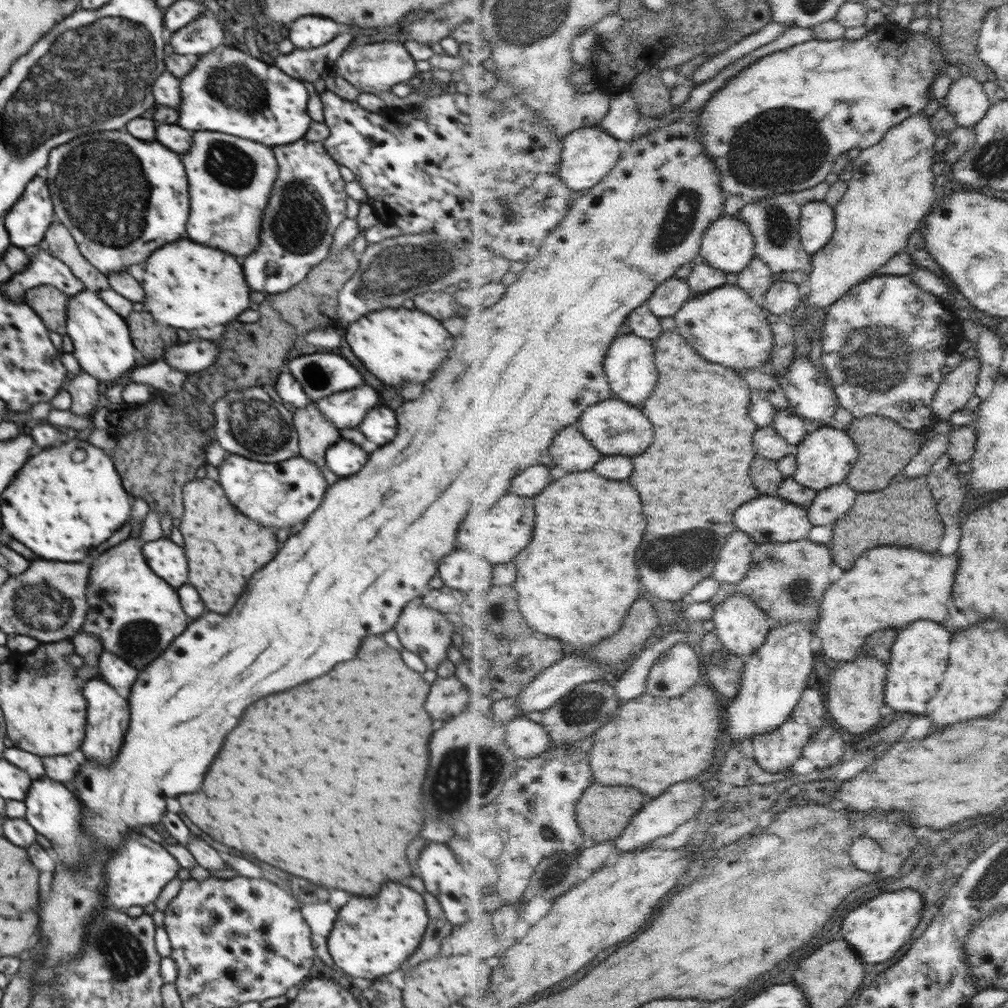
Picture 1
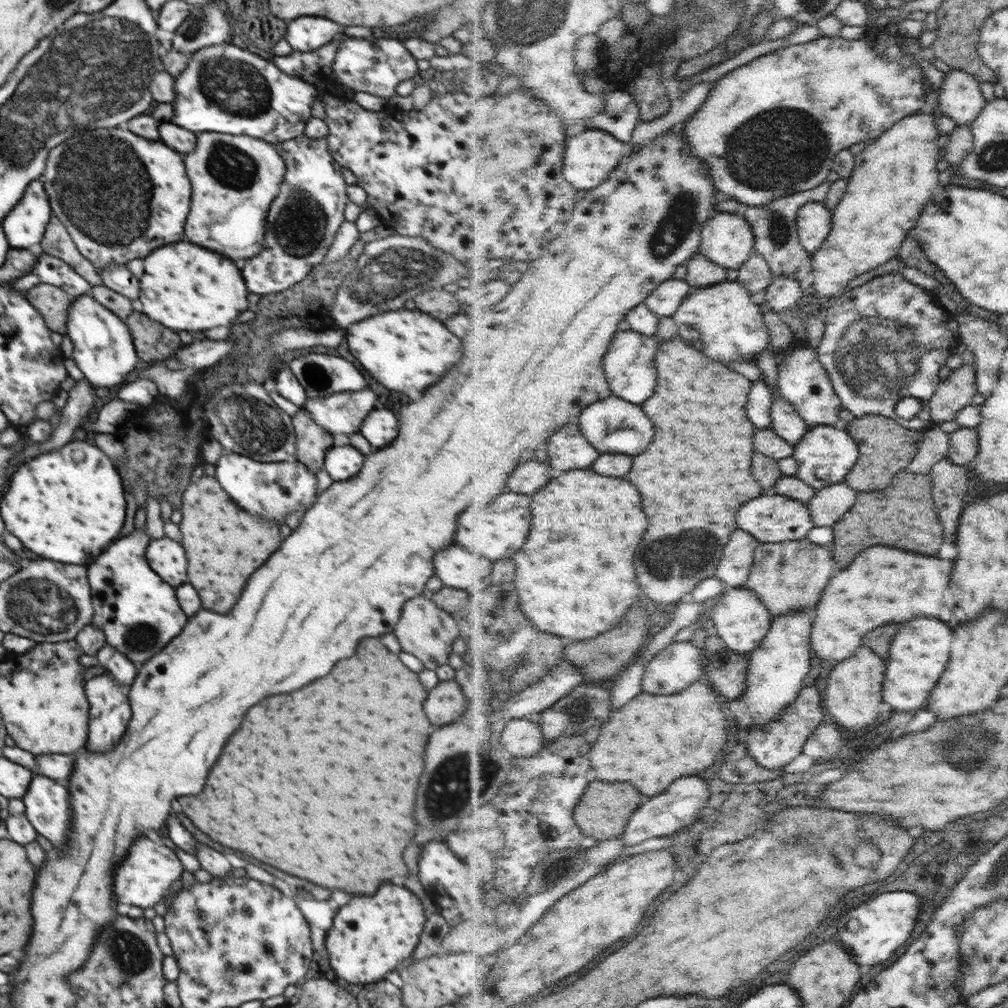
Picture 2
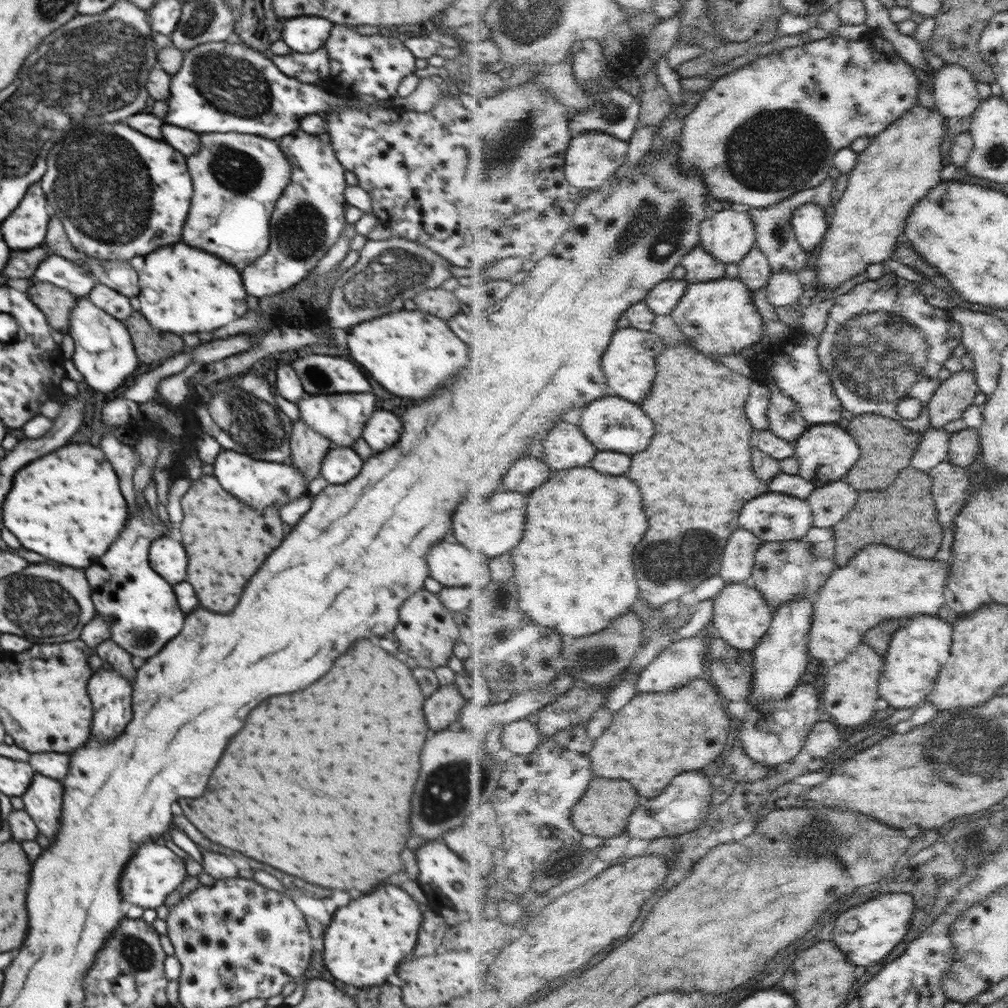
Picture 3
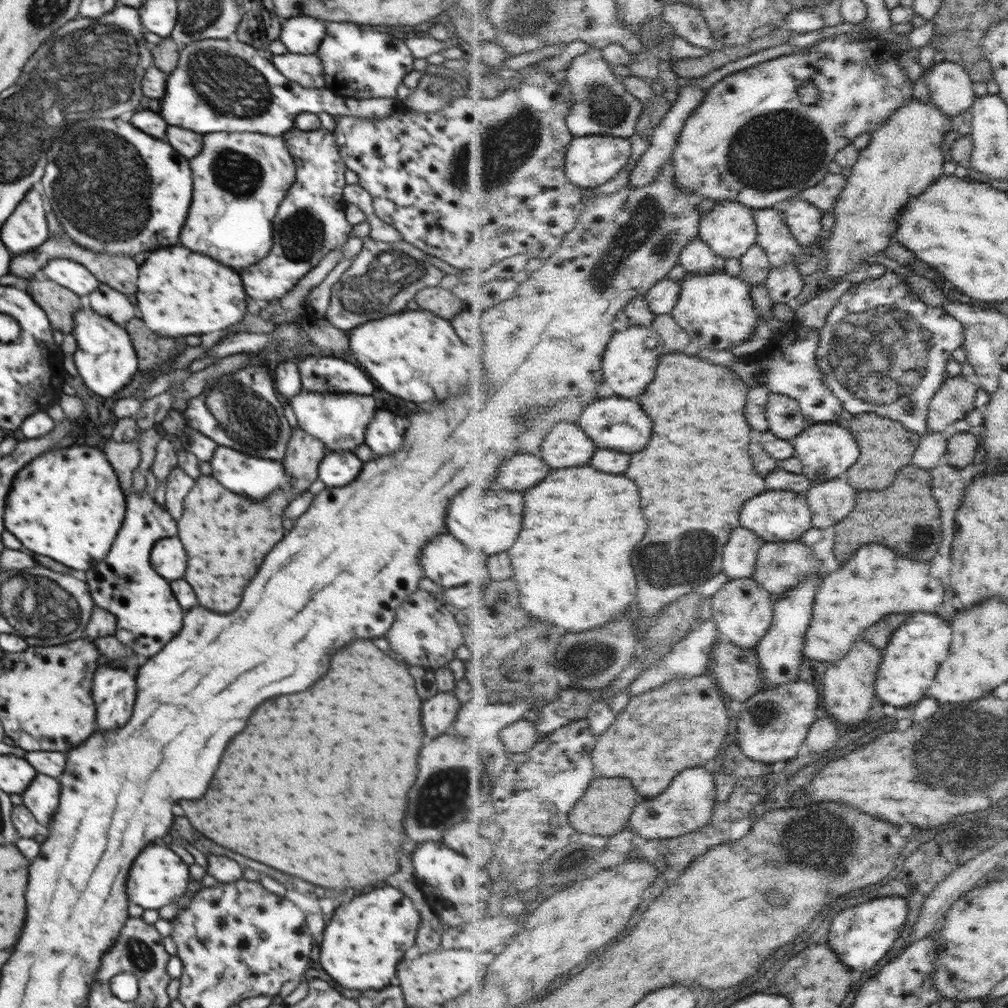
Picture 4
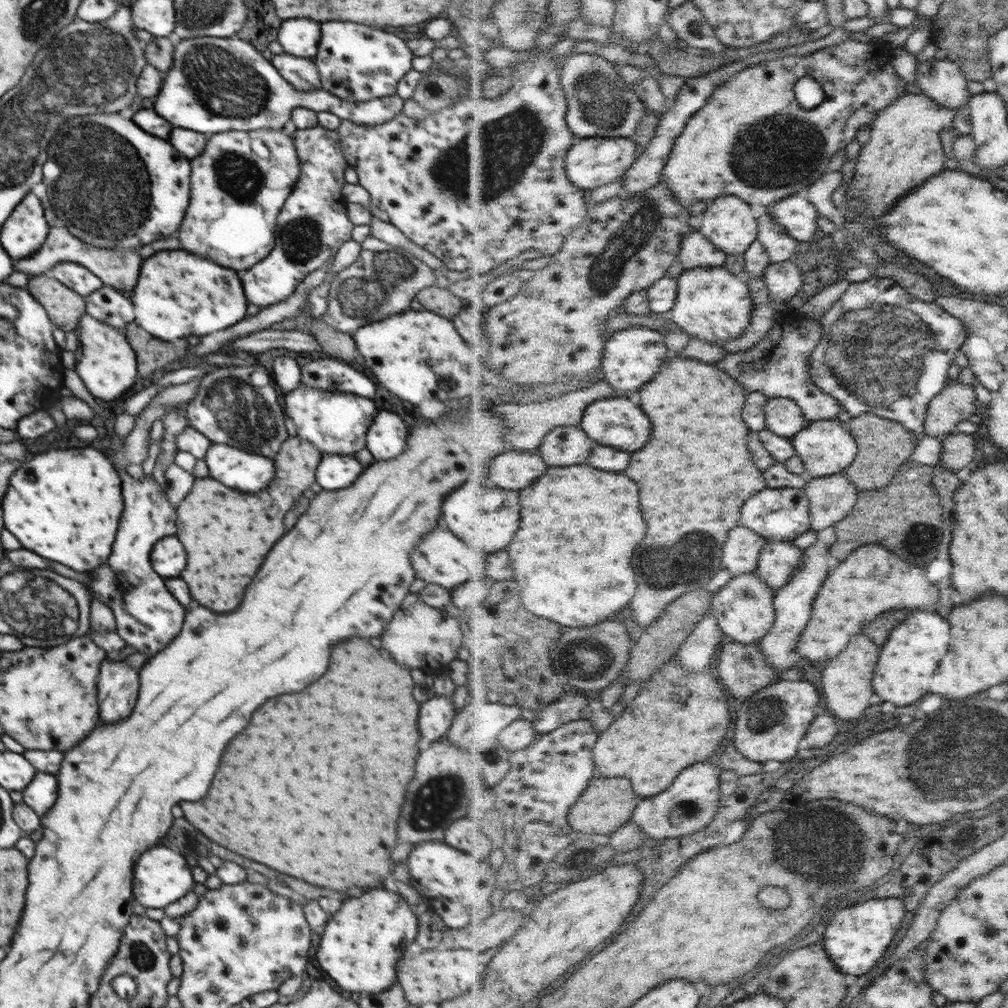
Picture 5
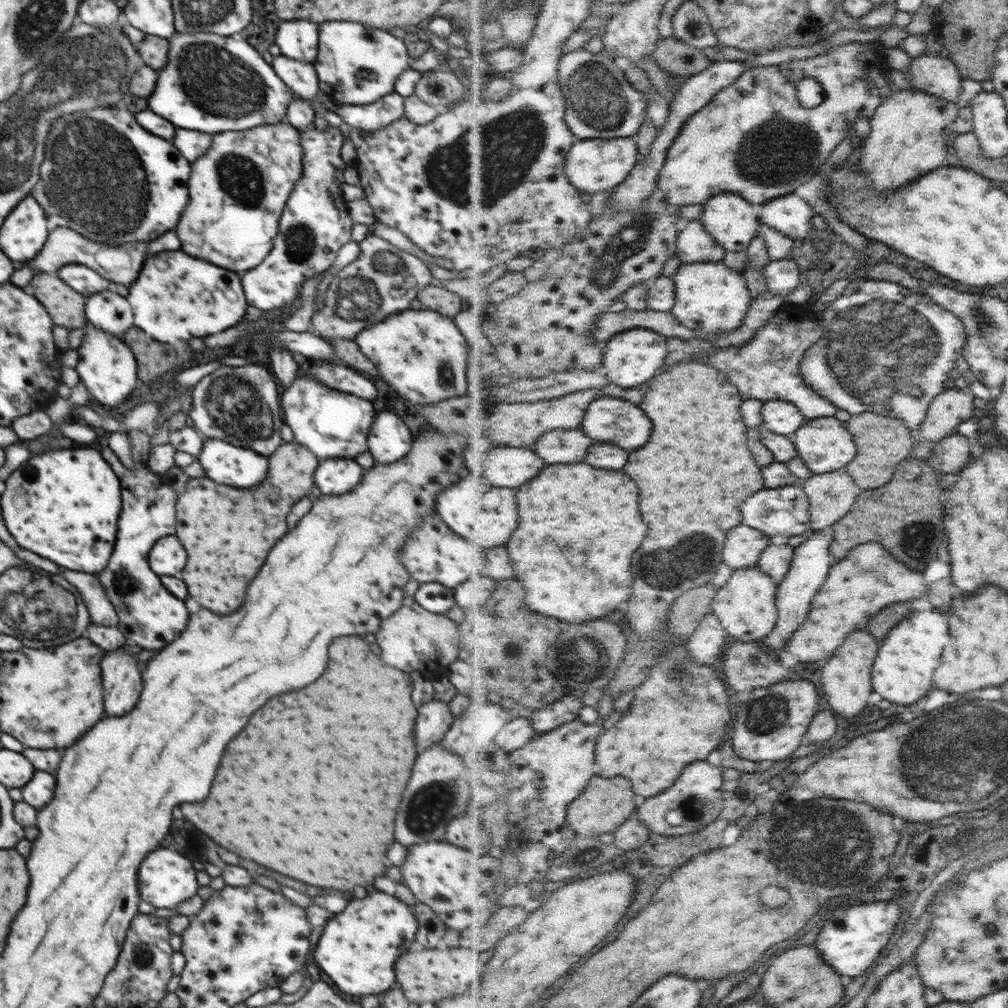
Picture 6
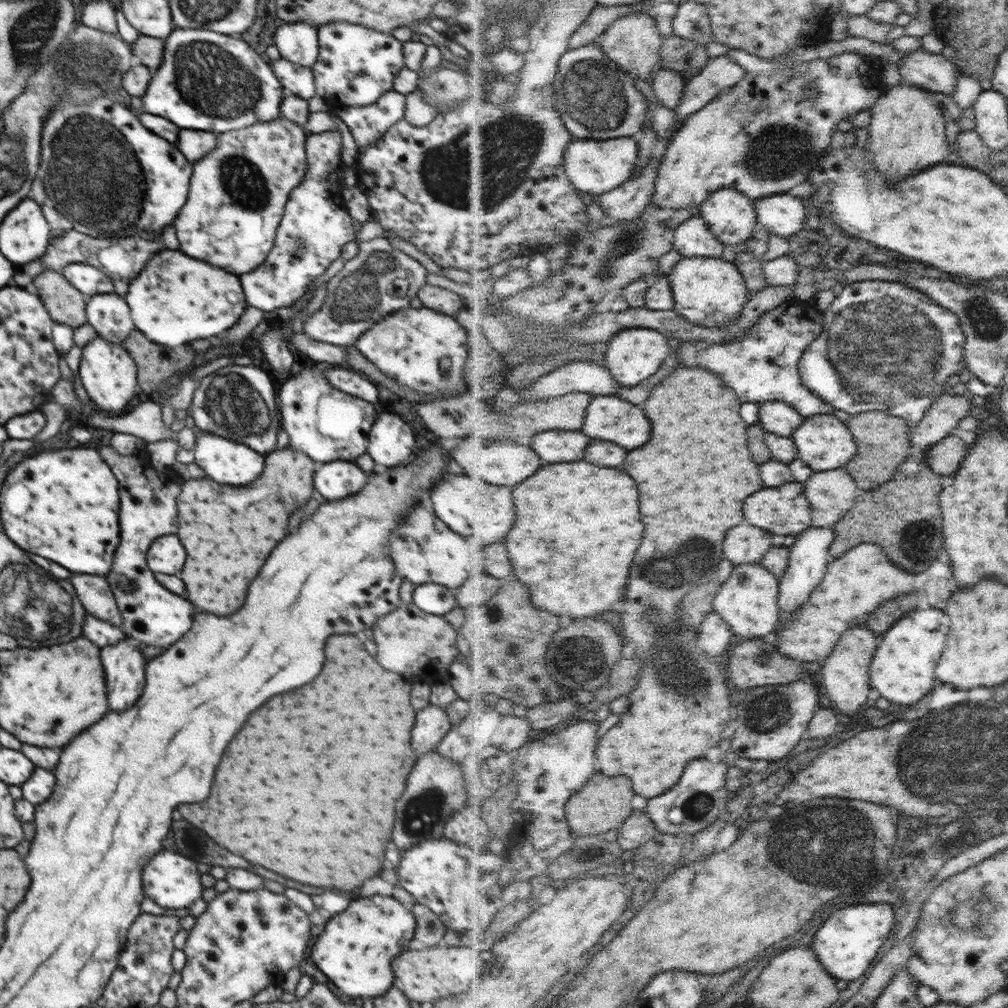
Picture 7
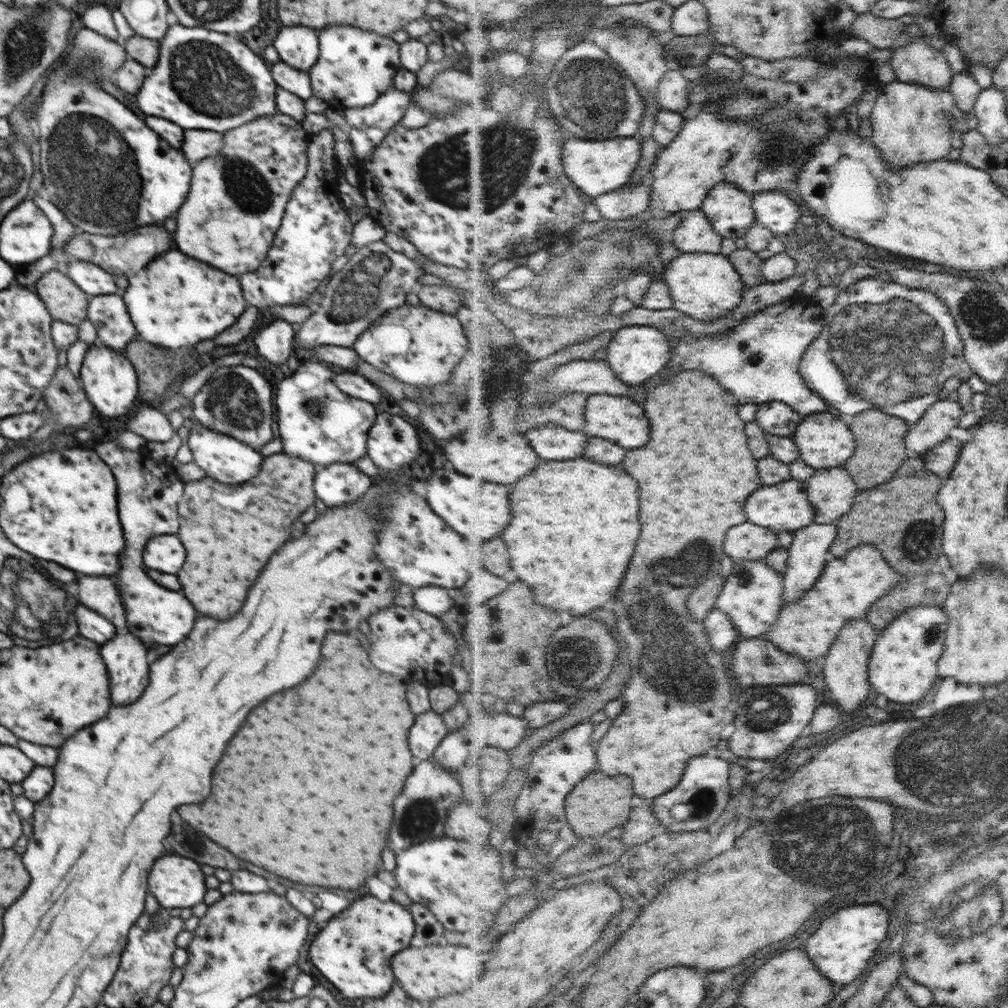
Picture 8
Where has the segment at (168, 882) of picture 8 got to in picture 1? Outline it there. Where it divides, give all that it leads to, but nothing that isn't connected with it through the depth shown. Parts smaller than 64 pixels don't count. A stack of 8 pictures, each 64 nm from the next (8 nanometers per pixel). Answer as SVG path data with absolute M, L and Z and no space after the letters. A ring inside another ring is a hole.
M132 832L126 836L122 848L114 850L116 854L104 864L104 900L114 909L130 908L130 906L145 907L150 902L155 902L158 894L167 882L177 876L181 869L178 861L166 852L160 844L152 842L150 838Z

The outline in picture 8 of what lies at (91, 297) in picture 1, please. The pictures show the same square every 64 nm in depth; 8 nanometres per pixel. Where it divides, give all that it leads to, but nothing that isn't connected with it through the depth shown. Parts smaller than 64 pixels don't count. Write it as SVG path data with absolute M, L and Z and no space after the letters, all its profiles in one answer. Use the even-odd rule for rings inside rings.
M100 343L93 344L84 355L80 378L88 400L100 412L100 417L108 422L118 420L120 416L130 416L134 400L139 398L137 372L131 360L124 353L116 352Z

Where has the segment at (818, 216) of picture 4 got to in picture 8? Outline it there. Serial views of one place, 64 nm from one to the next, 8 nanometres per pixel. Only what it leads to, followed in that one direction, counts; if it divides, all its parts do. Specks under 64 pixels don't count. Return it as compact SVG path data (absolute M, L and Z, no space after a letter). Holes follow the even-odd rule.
M780 191L759 192L754 196L754 206L757 221L776 235L790 234L804 218L800 204Z

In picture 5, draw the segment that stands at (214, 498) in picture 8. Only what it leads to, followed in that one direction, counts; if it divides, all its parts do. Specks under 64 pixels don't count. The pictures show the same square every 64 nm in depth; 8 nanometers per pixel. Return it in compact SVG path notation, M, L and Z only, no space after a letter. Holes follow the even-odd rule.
M297 435L288 437L273 458L275 478L269 488L260 491L262 498L230 490L210 476L194 480L192 489L176 510L176 536L188 552L188 566L182 578L196 602L216 612L230 612L242 602L244 588L252 582L254 570L258 572L264 556L286 532L282 521L286 512L316 482L321 457L314 444Z

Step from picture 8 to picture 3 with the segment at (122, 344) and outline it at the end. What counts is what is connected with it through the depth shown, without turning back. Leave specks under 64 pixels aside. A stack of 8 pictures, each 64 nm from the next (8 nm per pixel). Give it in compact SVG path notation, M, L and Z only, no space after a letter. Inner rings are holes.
M100 282L94 285L86 298L90 299L99 309L105 310L115 319L123 322L135 311L130 305L130 299L124 293L114 291Z

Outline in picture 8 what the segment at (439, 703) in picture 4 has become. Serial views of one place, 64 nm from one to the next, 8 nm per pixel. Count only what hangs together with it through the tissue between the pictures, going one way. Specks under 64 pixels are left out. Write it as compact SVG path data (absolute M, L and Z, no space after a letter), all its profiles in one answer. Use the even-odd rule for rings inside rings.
M424 712L422 716L416 718L416 724L410 728L410 752L426 760L432 752L440 745L443 739L447 738L449 728L446 726L442 715L438 712Z

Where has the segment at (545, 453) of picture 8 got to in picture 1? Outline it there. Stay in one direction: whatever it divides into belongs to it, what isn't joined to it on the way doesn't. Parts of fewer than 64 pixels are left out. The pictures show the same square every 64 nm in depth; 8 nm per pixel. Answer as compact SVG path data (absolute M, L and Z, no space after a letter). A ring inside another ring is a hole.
M570 425L565 428L555 439L550 448L550 454L554 462L568 472L582 472L582 470L594 470L600 463L604 454L592 446L593 442L585 435L585 432Z

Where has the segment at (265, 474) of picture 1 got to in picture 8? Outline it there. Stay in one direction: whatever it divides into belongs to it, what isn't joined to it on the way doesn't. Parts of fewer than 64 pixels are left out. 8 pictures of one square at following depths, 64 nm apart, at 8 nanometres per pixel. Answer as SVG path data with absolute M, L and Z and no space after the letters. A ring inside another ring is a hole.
M198 422L188 423L187 436L190 450L195 462L207 476L217 482L230 485L240 485L249 482L261 469L263 455L241 440L210 430Z

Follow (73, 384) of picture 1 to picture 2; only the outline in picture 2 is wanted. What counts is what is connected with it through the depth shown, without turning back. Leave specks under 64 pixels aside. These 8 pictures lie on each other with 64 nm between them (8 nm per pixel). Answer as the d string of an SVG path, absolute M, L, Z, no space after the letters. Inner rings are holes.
M86 377L77 380L74 386L70 388L68 401L60 410L62 420L53 427L50 440L40 446L42 454L48 452L48 450L54 450L54 448L60 448L66 442L70 442L70 438L73 437L72 434L75 434L79 428L80 422L86 419L86 416L94 409L97 401L95 388Z

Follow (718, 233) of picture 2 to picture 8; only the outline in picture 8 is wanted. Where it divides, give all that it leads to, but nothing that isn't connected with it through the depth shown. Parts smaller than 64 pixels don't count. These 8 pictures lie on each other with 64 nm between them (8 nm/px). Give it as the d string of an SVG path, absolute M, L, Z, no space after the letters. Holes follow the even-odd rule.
M722 182L714 187L702 210L716 232L724 238L746 239L756 224L754 197L737 184Z

